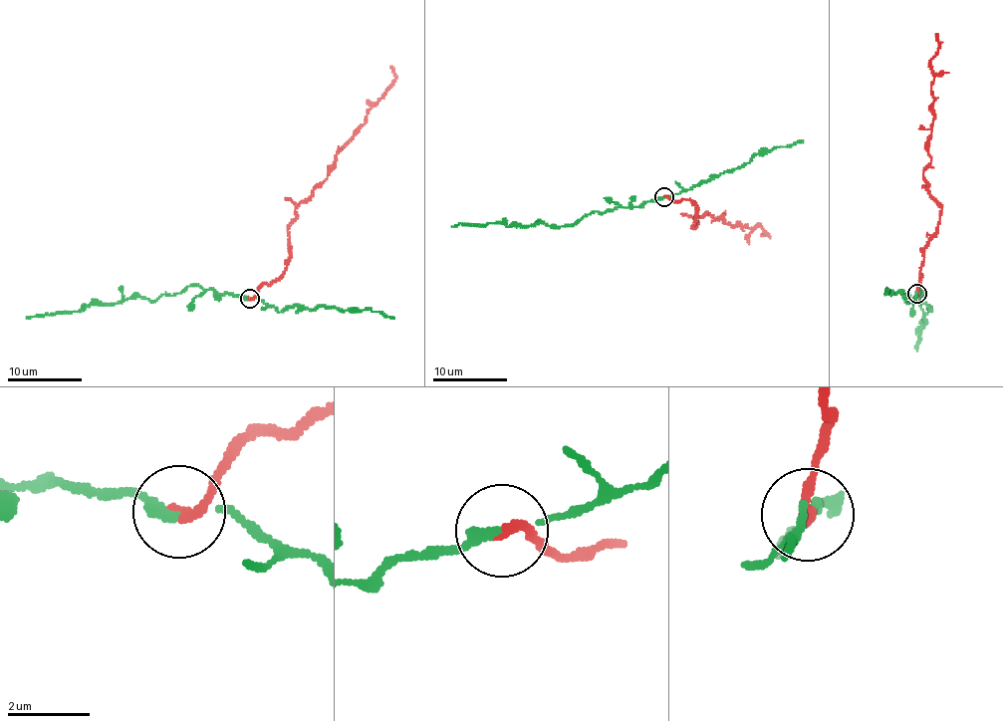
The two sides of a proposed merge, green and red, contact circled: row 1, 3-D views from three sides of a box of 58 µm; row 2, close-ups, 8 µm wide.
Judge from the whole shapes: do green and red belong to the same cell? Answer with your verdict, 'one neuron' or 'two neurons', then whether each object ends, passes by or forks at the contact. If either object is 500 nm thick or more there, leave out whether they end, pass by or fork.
two neurons; green passes by; red ends

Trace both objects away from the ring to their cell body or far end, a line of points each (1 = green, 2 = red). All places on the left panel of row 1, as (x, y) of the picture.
1: (250, 298), (186, 286), (148, 299), (130, 296), (108, 305), (88, 305), (77, 312), (26, 318)
2: (250, 298), (287, 266), (289, 223), (297, 206), (325, 179), (335, 155), (395, 80), (390, 66)

